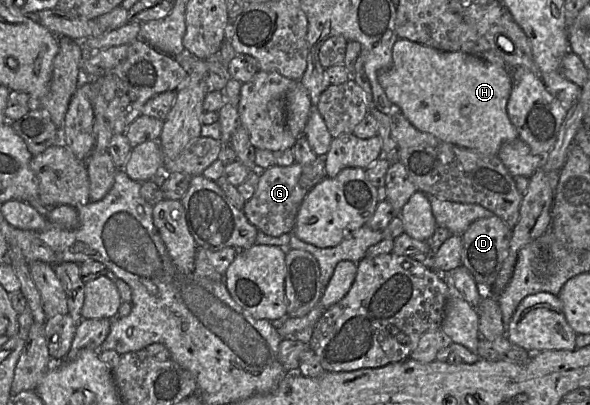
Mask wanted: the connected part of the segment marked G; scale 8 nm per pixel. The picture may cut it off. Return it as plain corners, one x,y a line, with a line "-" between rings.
317,157
310,164
294,162
290,166
273,165
260,171
256,190
242,209
248,221
259,231
272,237
293,232
302,201
308,192
326,177
324,163
324,157

